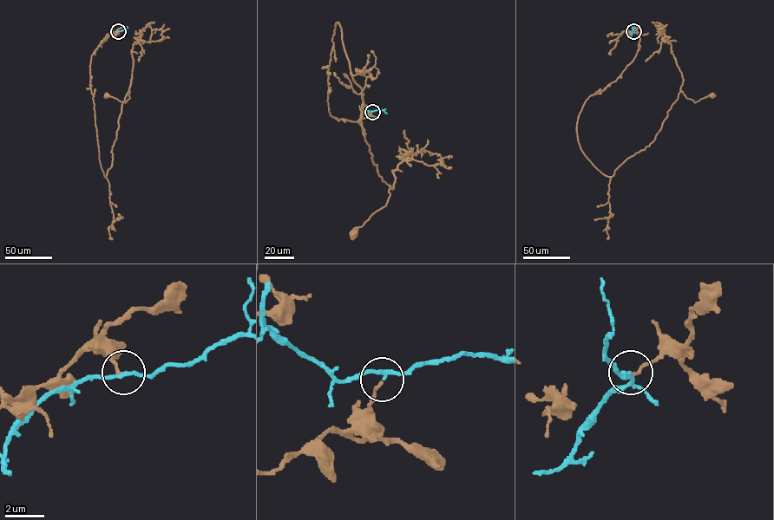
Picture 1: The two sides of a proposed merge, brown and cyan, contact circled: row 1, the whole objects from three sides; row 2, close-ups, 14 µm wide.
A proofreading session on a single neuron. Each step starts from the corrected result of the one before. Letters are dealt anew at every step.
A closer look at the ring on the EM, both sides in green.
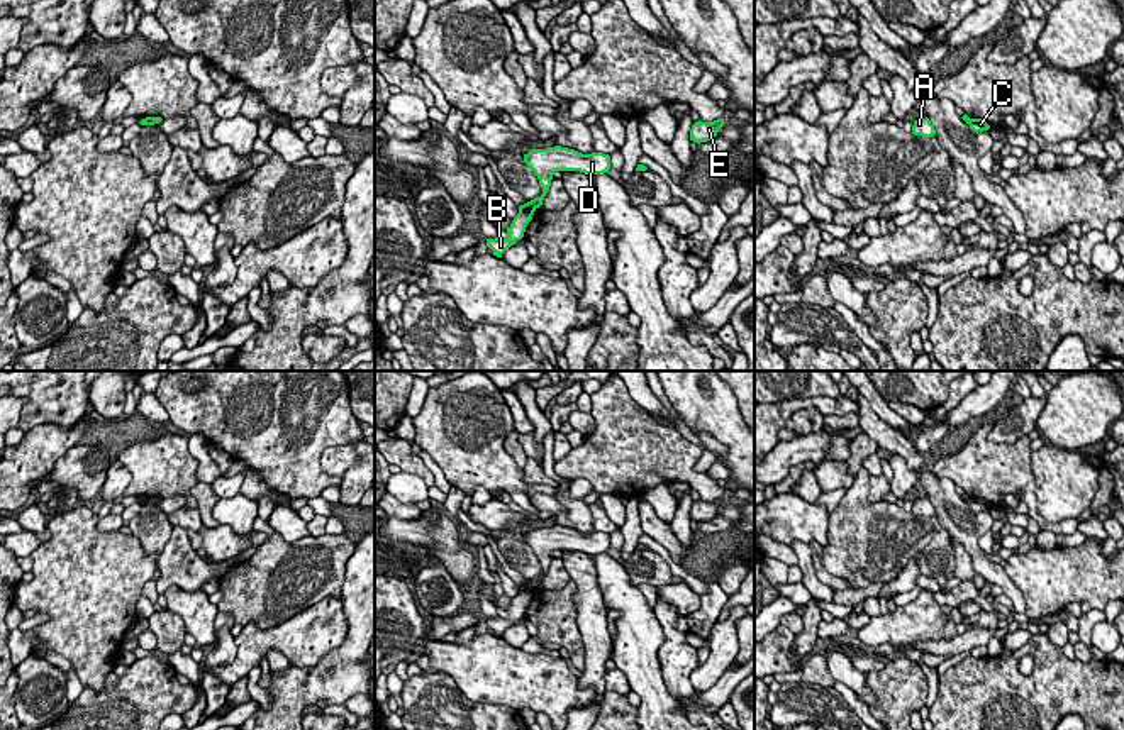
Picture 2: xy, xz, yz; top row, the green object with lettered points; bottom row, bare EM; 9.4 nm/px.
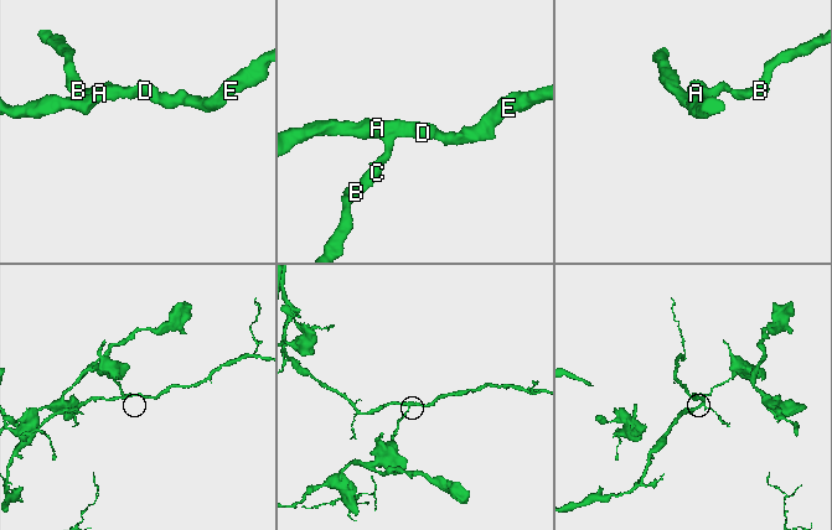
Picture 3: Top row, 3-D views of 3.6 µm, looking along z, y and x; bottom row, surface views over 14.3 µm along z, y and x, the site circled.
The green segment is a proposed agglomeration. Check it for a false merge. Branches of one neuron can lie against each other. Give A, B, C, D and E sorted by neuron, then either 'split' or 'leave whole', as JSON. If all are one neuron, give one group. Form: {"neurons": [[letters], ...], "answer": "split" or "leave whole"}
{"neurons": [["A", "D", "E"], ["B", "C"]], "answer": "split"}

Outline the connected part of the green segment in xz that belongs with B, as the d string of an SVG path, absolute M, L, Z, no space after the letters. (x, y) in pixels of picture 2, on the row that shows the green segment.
M524 203L519 207L519 213L514 217L510 227L507 229L509 237L487 239L487 246L493 251L493 256L502 257L502 254L524 237L527 224L532 220L536 208Z

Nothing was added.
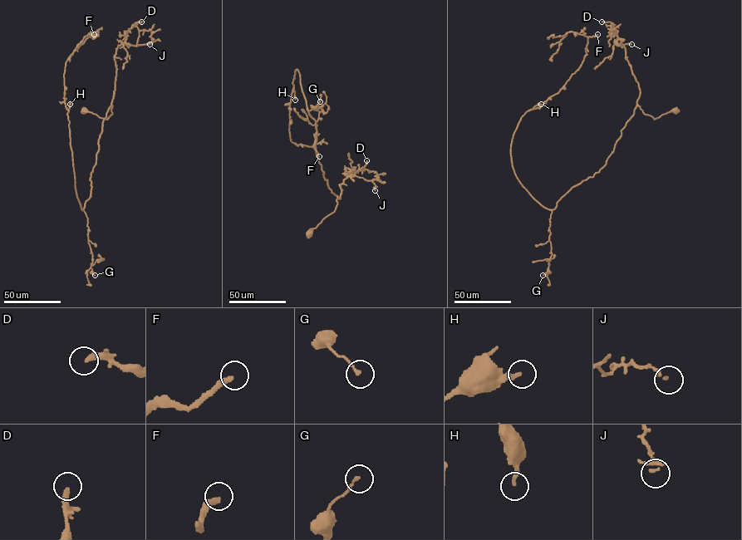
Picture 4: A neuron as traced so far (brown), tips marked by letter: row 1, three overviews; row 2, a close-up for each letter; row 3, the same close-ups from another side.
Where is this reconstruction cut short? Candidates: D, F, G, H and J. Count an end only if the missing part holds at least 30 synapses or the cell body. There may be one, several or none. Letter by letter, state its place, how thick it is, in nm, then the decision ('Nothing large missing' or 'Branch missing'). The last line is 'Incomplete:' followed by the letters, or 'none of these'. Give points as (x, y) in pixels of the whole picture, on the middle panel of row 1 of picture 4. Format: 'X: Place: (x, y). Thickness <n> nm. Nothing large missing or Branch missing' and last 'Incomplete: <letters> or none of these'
D: Place: (366, 160). Thickness 280 nm. Nothing large missing
F: Place: (319, 156). Thickness 280 nm. Branch missing
G: Place: (320, 101). Thickness 130 nm. Nothing large missing
H: Place: (295, 100). Thickness 240 nm. Nothing large missing
J: Place: (375, 190). Thickness 100 nm. Nothing large missing
Incomplete: F

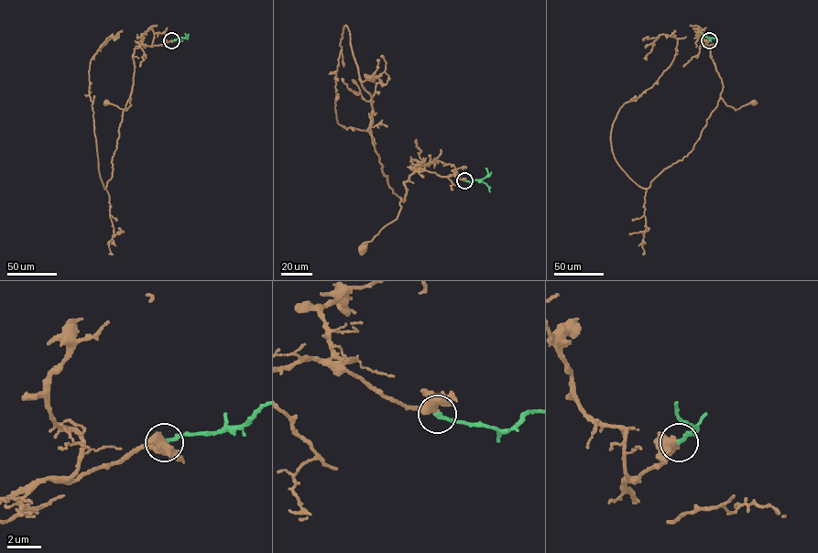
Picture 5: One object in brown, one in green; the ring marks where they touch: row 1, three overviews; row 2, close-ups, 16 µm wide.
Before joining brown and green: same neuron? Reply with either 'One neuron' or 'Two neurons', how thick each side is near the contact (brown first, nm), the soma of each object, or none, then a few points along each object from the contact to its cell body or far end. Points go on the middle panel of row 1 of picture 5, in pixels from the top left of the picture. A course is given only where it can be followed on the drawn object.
One neuron. Thickness 400 nm (brown) against 260 nm. Soma of brown: (362, 249). Soma of green: none. Course of brown: (463, 179), (422, 168), (415, 171), (404, 182), (407, 192), (405, 200), (400, 197), (398, 217), (361, 248). Course of green: (463, 180), (486, 177), (485, 168)

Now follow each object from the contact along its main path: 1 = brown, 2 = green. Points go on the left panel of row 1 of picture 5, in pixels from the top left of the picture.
1: (171, 40), (152, 46), (136, 46), (133, 55), (131, 105), (125, 110), (105, 102)
2: (171, 40), (186, 37), (185, 33)

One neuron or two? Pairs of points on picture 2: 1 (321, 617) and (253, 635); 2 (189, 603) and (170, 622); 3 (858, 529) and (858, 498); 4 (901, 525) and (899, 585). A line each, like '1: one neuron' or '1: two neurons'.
1: one neuron
2: two neurons
3: one neuron
4: two neurons

